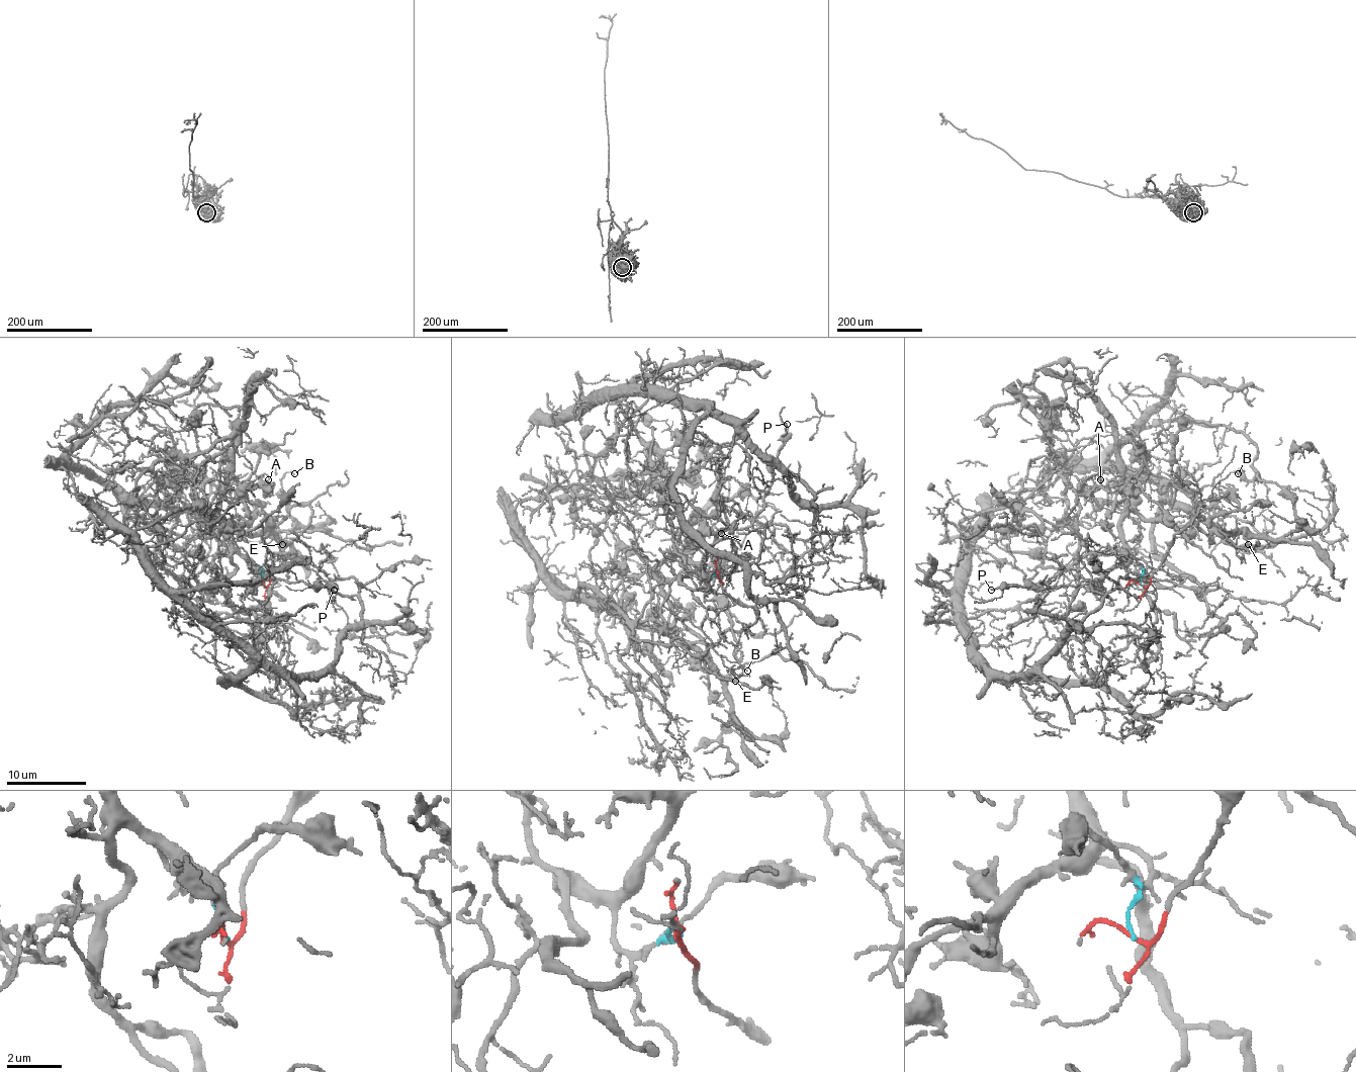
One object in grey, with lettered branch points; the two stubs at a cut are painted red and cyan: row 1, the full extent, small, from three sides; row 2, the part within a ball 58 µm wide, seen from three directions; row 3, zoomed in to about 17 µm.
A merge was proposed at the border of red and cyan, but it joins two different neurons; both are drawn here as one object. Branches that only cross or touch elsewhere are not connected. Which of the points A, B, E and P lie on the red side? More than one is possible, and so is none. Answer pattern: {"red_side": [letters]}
{"red_side": ["B", "E"]}

